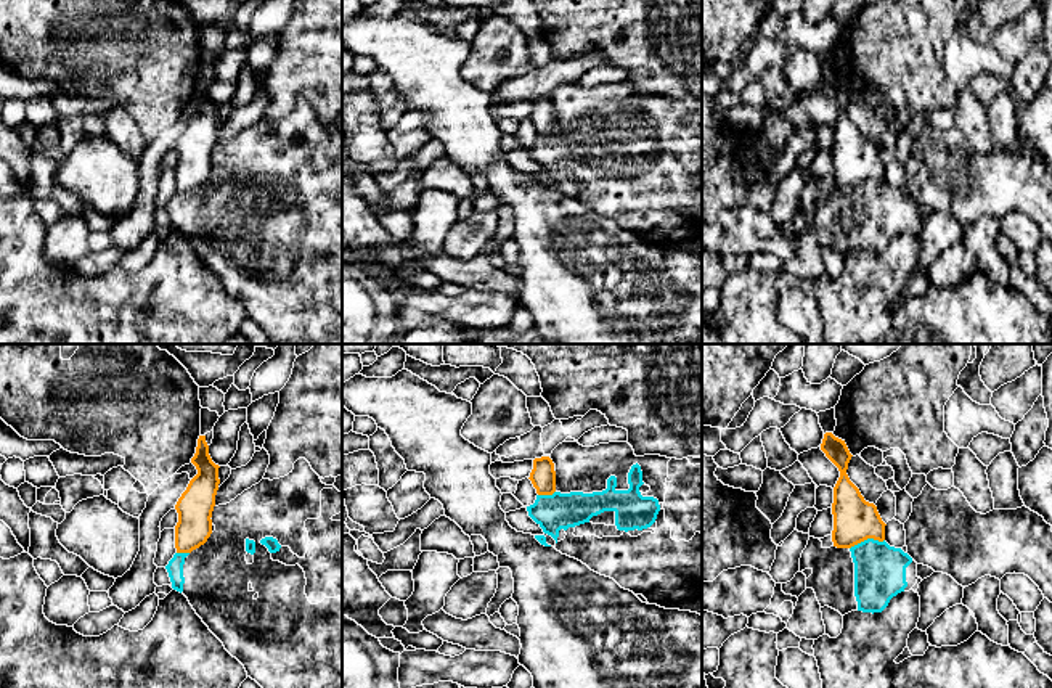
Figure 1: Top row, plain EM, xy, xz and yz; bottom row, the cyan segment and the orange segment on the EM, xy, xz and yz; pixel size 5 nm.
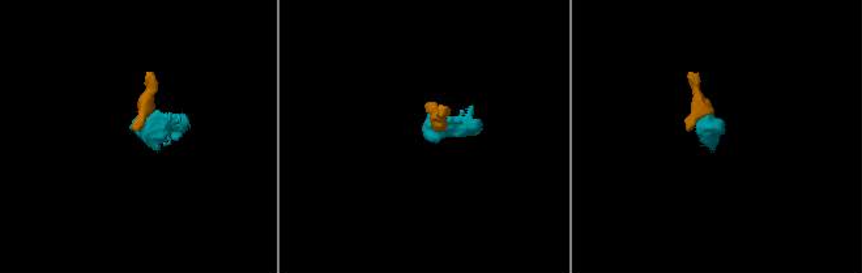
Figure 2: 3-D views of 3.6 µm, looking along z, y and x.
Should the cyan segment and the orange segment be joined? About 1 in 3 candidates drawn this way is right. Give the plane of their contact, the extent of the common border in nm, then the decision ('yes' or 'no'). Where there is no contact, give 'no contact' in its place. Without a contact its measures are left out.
meets cyan in yz; contact 180 nm long; no

